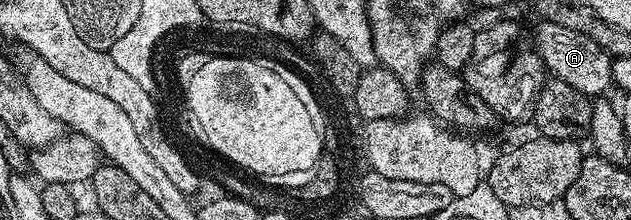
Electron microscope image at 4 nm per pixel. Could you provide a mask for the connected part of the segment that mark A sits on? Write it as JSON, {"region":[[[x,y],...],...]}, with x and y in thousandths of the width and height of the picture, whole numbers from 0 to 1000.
{"region":[[[859,91],[854,114],[854,127],[843,145],[843,195],[854,245],[859,250],[859,291],[864,300],[867,332],[876,359],[900,373],[900,391],[919,409],[919,427],[937,445],[959,441],[960,414],[968,414],[973,373],[970,355],[973,273],[967,241],[959,236],[951,209],[945,209],[945,191],[938,191],[938,173],[932,173],[932,155],[919,155],[914,136],[900,136],[900,118],[887,118],[873,91]]]}

